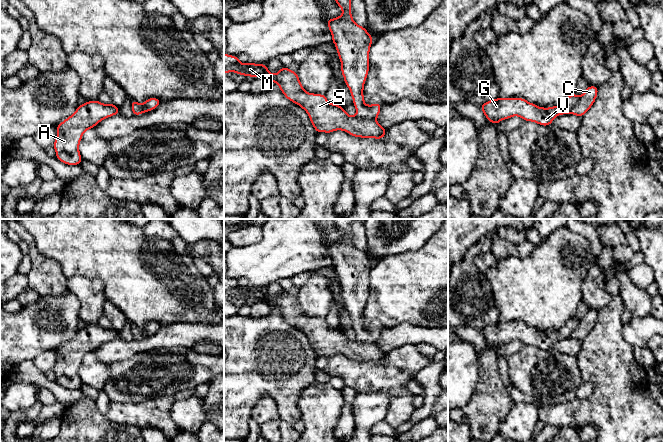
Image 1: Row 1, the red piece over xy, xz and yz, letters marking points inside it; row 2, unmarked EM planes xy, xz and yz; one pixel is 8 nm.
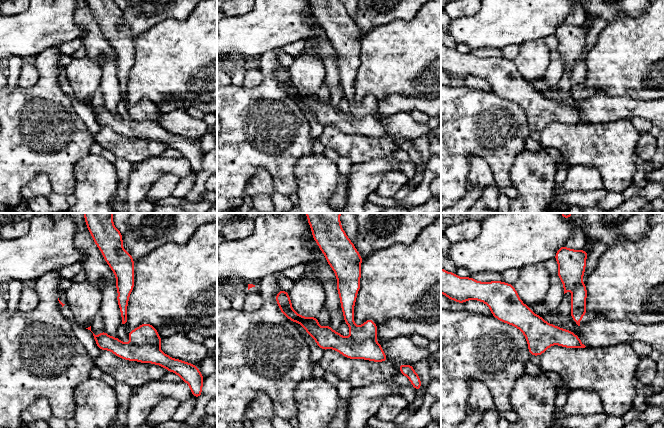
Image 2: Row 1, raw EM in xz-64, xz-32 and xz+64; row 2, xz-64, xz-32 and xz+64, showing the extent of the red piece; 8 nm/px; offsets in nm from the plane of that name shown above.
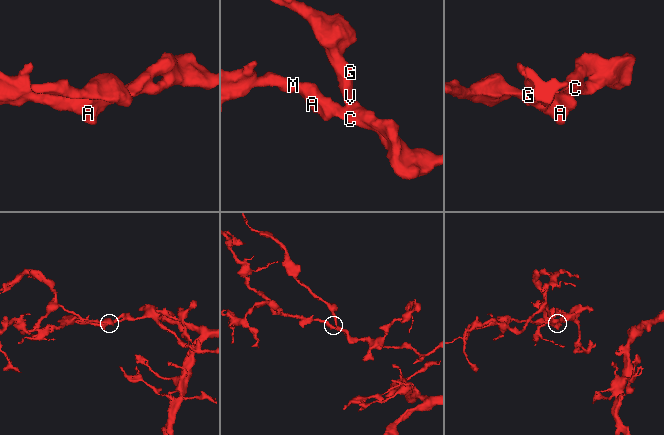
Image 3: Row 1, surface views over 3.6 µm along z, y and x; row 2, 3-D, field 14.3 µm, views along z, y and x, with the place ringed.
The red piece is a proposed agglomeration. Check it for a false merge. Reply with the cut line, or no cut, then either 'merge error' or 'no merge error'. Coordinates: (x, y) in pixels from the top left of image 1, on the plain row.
no cut; no merge error

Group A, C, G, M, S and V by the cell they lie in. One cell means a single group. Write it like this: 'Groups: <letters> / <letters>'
Groups: A C G M S V

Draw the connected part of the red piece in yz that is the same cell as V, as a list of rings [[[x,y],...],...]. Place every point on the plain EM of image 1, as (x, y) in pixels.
[[[588,310],[581,320],[572,317],[558,330],[543,332],[528,326],[524,322],[498,321],[485,326],[480,332],[488,345],[495,349],[501,344],[519,340],[524,345],[549,350],[557,339],[570,337],[582,341],[594,328],[597,318],[597,310]]]

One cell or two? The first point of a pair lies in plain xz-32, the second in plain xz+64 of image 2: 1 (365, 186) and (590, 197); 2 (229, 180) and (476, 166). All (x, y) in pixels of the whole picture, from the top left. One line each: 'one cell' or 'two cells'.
1: two cells
2: two cells

